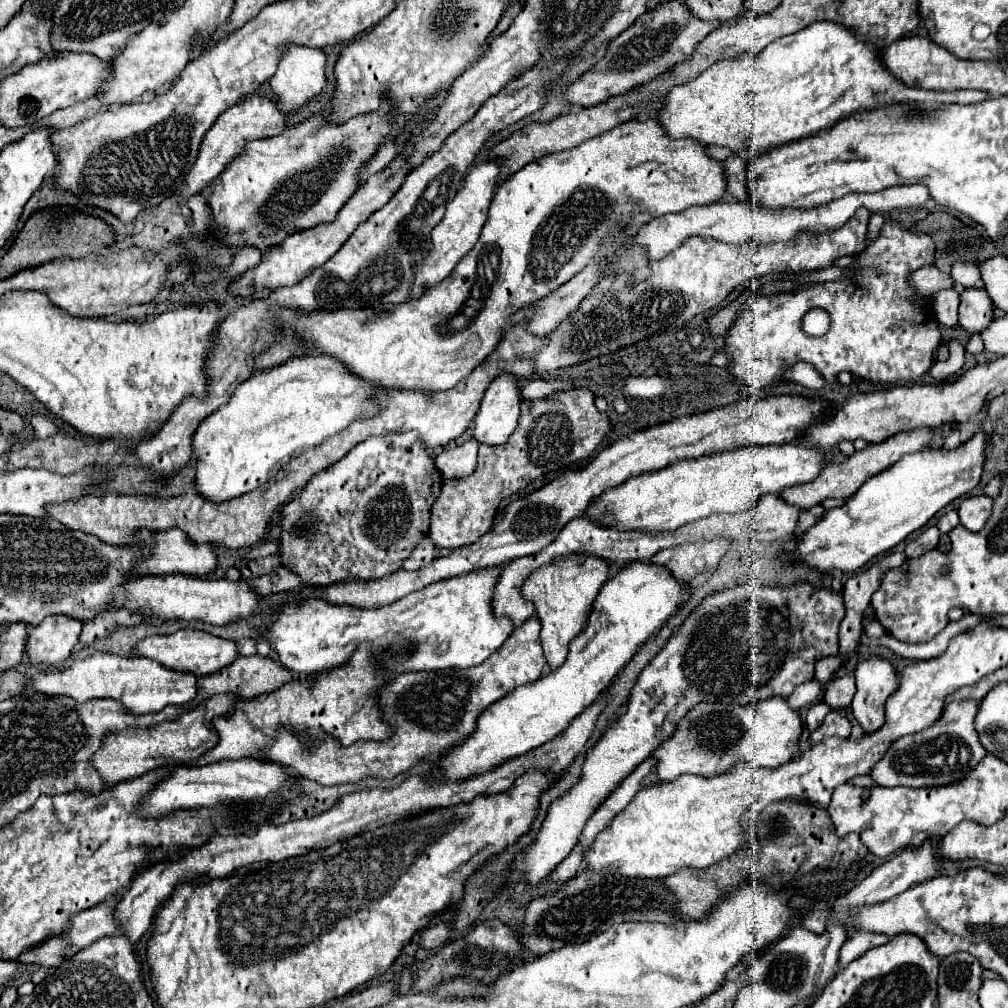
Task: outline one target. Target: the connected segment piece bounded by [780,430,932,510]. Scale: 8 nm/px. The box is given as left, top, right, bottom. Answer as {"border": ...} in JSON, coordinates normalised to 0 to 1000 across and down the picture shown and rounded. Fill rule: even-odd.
{"border":[[[905,427],[905,429],[891,429],[883,435],[879,435],[879,438],[873,438],[873,440],[861,440],[857,446],[853,448],[847,448],[841,456],[833,458],[833,460],[819,460],[815,464],[815,468],[804,476],[804,478],[798,478],[798,480],[792,480],[792,482],[784,482],[780,486],[774,488],[776,496],[784,502],[790,502],[794,506],[804,506],[806,502],[813,500],[817,494],[843,494],[861,474],[865,474],[867,470],[883,464],[885,460],[889,460],[897,450],[901,448],[911,448],[915,444],[921,442],[921,437],[925,433],[925,427]]]}

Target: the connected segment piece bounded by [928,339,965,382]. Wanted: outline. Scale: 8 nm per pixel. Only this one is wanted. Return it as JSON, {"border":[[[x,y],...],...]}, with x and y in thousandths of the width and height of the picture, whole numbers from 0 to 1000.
{"border":[[[949,337],[939,339],[942,345],[942,355],[938,358],[931,358],[923,365],[923,375],[927,379],[938,379],[940,375],[950,370],[956,362],[957,345]]]}

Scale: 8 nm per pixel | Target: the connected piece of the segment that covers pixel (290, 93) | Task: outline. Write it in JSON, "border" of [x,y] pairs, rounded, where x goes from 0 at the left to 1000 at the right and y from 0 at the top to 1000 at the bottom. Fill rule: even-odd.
{"border":[[[288,46],[282,52],[274,73],[268,77],[268,85],[280,101],[280,109],[290,113],[321,87],[321,63],[323,56],[313,48]]]}

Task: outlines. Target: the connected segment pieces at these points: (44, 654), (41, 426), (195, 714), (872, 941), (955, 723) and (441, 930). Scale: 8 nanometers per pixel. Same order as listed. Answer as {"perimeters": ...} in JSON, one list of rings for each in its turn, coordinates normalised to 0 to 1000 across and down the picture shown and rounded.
{"perimeters":[[[[58,609],[34,621],[28,633],[28,657],[34,661],[63,659],[79,635],[81,619],[81,615]]],[[[26,413],[26,417],[34,423],[34,435],[48,435],[58,429],[58,423],[54,417],[48,417],[44,413]]],[[[214,688],[204,696],[196,698],[192,704],[179,708],[175,714],[165,714],[149,722],[125,722],[117,726],[107,726],[101,734],[101,740],[91,748],[89,758],[101,770],[103,782],[111,782],[117,776],[137,772],[169,756],[196,754],[200,748],[216,738],[216,726],[210,718],[212,710],[228,710],[232,706],[234,694],[234,688]]],[[[843,925],[839,935],[835,937],[835,942],[833,942],[833,960],[839,960],[845,952],[853,950],[859,942],[865,942],[865,940],[875,938],[879,935],[881,935],[881,931],[877,931],[877,927]]],[[[954,694],[938,698],[935,710],[921,722],[893,730],[883,738],[879,748],[865,760],[861,770],[867,774],[869,780],[901,780],[901,782],[915,782],[915,780],[935,780],[954,774],[962,764],[970,760],[970,756],[978,750],[970,736],[970,726],[966,724],[966,710],[968,710],[970,696]]],[[[431,917],[419,925],[415,938],[421,942],[431,942],[431,940],[438,938],[440,935],[444,935],[444,931],[446,931],[444,917]]]]}

